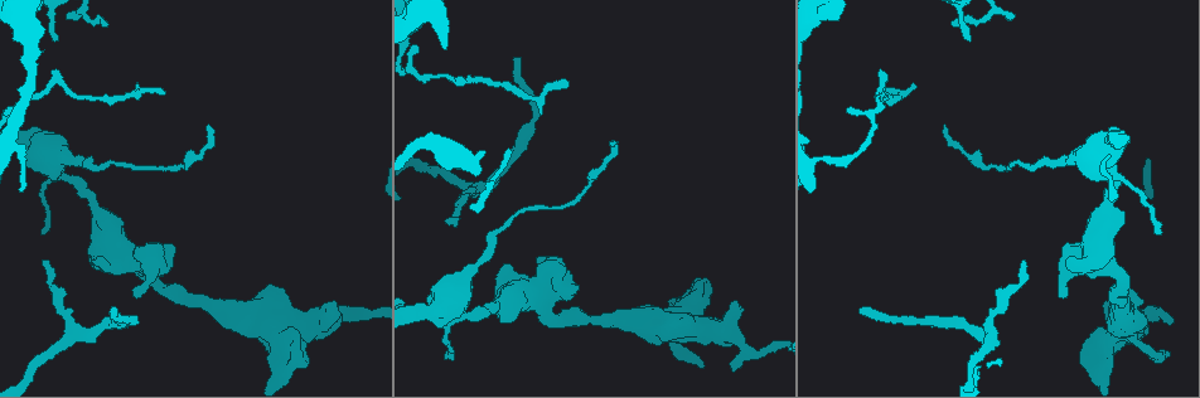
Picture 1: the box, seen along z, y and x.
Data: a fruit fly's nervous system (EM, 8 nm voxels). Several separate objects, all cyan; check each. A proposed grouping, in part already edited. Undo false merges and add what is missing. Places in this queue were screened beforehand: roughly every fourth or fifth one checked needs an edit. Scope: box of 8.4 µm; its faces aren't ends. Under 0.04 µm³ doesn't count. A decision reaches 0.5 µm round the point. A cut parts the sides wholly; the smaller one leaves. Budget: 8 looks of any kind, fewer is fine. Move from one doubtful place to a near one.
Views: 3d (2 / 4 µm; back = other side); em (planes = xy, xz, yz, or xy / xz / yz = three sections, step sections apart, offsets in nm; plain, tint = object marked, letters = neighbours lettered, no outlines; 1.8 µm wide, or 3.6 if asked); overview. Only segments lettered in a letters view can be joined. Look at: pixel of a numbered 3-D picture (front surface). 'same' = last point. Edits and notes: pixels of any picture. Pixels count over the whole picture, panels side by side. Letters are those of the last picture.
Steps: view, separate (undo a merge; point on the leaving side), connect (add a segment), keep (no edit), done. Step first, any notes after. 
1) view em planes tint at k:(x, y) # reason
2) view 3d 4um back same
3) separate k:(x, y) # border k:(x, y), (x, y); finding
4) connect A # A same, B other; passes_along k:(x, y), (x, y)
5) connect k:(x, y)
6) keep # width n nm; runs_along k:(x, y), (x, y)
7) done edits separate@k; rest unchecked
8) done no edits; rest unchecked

view 3d 2um at 1:(334, 302) # thick end

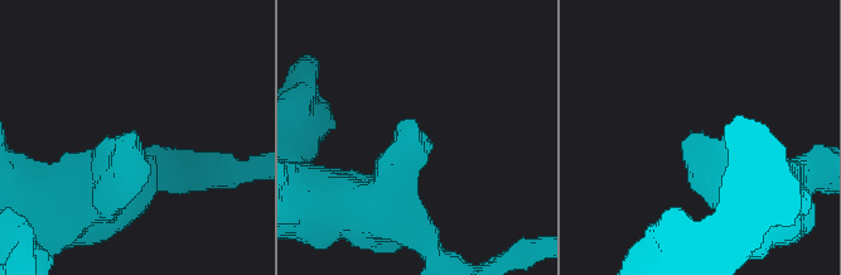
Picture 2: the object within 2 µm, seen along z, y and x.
view em xy step 4 tint at 2:(130, 141)

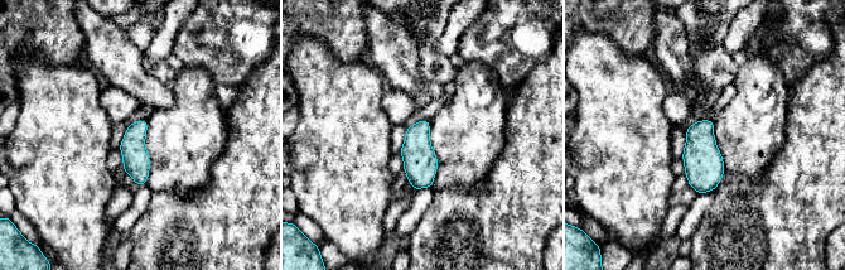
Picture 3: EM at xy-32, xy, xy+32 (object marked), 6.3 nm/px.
view em xy step 4 letters same # what lies round it

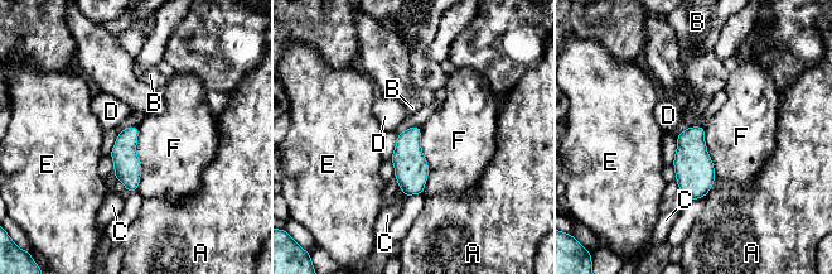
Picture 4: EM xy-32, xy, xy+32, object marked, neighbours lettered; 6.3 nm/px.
keep # A other, B other, C other, D other, E other, F other; border 4:(420, 128), (427, 163), (422, 193); no lettered segment goes on from it

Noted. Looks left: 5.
view 3d 4um at 1:(861, 308) # free end

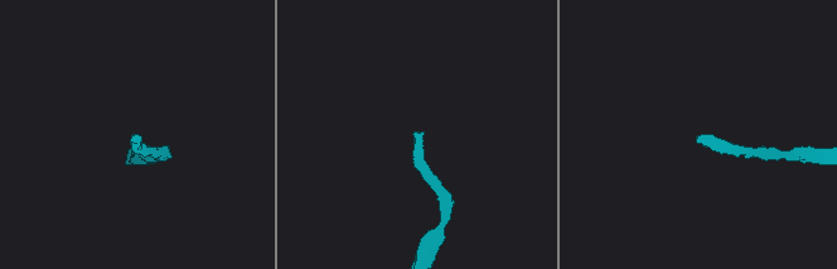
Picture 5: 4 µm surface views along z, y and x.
view em 3.6um planes letters at 5:(422, 133) # shape alone is not enough

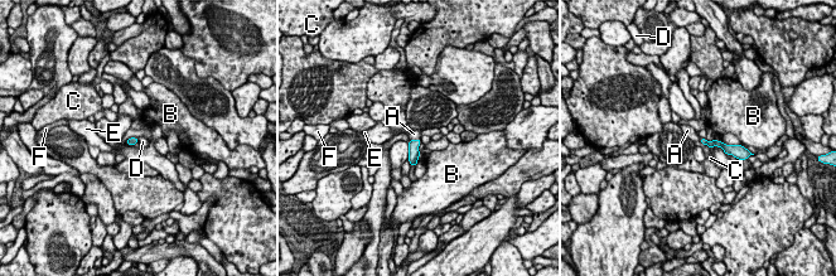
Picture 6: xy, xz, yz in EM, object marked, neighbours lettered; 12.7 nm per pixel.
connect A # A same, B other, C other, D other, E other, F other; it goes on there

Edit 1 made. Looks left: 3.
view em xy step 16 plain at 1:(1022, 262) # thin end

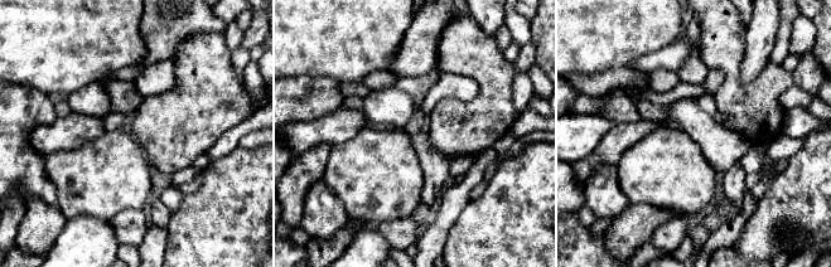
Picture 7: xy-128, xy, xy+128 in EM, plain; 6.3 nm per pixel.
view em xy step 16 letters same # what lies round it

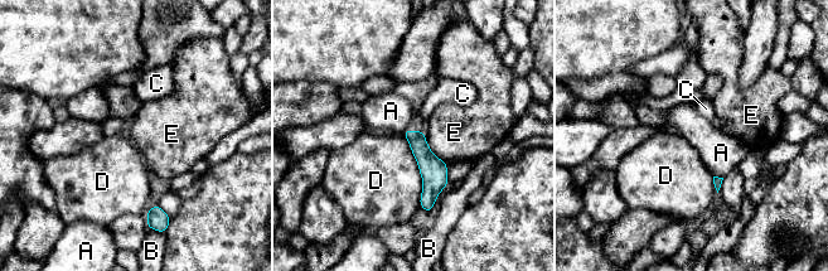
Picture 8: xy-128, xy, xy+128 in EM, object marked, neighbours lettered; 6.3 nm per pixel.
keep # A other, B other, C other, D other, E other; runs_along 8:(407, 134), (429, 163), (429, 207); none of them fits

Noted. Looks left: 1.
done edits connect@6; rest unchecked

